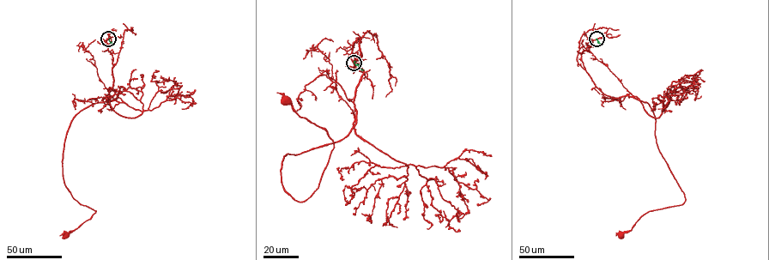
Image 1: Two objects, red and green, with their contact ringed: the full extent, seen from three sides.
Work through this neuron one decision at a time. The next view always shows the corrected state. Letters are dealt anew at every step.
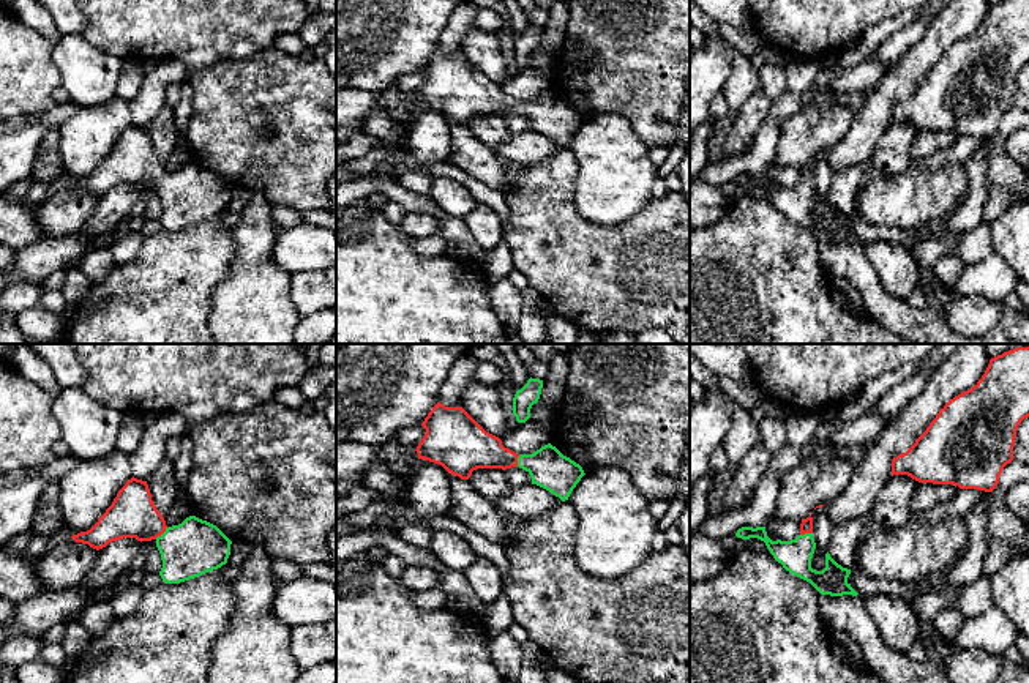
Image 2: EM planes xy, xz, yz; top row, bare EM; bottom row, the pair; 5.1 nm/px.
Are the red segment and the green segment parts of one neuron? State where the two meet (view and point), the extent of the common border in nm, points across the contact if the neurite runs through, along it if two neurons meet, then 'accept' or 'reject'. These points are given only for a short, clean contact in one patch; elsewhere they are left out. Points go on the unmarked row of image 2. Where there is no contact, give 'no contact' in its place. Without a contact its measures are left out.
meets red in xy at (161, 180); contact 90 nm long; runs through xy (133, 161), (161, 180), (183, 194), (193, 194); accept

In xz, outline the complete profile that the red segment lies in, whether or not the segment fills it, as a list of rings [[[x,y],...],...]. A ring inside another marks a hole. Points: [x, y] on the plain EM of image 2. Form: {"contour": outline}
{"contour": [[[437,49],[421,73],[425,84],[417,93],[418,106],[442,112],[448,120],[469,126],[477,115],[526,117],[537,131],[562,148],[586,121],[582,114],[551,90],[532,101],[518,103],[502,87],[486,79],[462,54]]]}

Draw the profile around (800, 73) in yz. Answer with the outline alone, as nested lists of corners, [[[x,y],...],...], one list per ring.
[[[789,57],[784,74],[788,79],[788,91],[794,93],[803,101],[803,110],[806,107],[830,107],[832,104],[844,104],[854,112],[860,112],[865,103],[870,99],[871,90],[854,91],[854,93],[833,93],[833,91],[816,91],[814,82],[819,73],[818,62]]]

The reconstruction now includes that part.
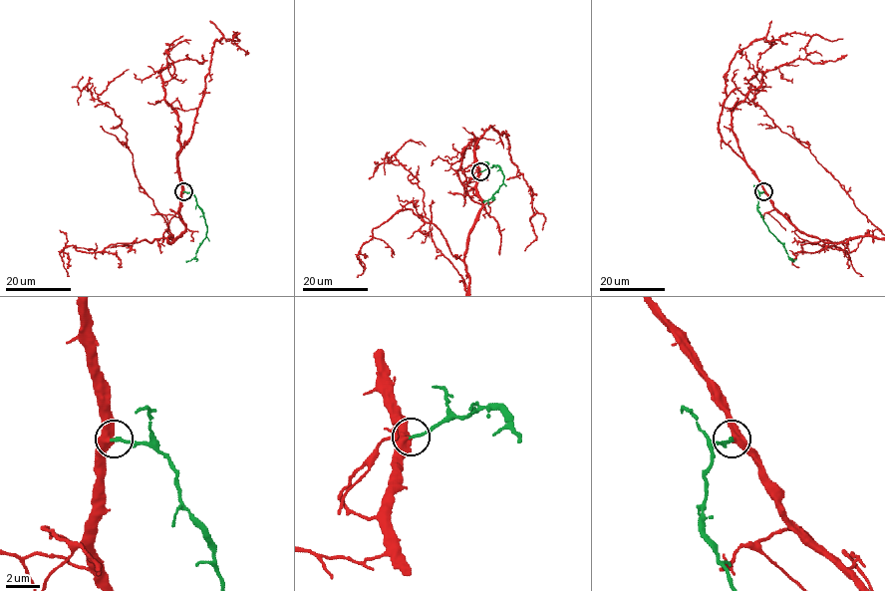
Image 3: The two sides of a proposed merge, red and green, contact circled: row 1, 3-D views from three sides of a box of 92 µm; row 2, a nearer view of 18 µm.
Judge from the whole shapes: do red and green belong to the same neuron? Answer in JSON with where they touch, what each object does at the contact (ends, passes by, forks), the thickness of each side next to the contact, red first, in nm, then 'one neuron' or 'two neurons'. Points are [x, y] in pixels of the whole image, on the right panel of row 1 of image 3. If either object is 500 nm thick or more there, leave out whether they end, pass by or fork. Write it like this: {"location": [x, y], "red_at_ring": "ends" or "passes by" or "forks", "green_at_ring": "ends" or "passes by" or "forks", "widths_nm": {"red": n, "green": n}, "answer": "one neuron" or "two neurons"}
{"location": [763, 191], "red_at_ring": "passes by", "green_at_ring": "ends", "widths_nm": {"red": 280, "green": 180}, "answer": "one neuron"}

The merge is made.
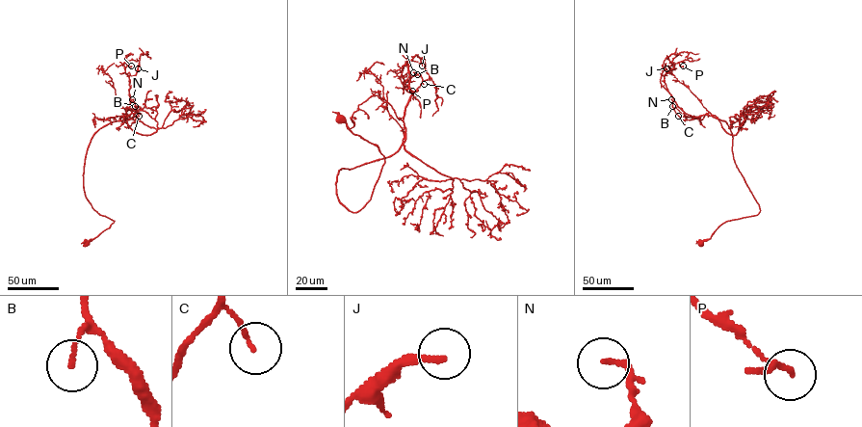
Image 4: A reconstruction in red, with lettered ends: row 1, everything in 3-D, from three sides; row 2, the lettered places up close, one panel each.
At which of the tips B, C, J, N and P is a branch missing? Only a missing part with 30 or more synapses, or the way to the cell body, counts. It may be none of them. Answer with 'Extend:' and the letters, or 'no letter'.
Extend: J

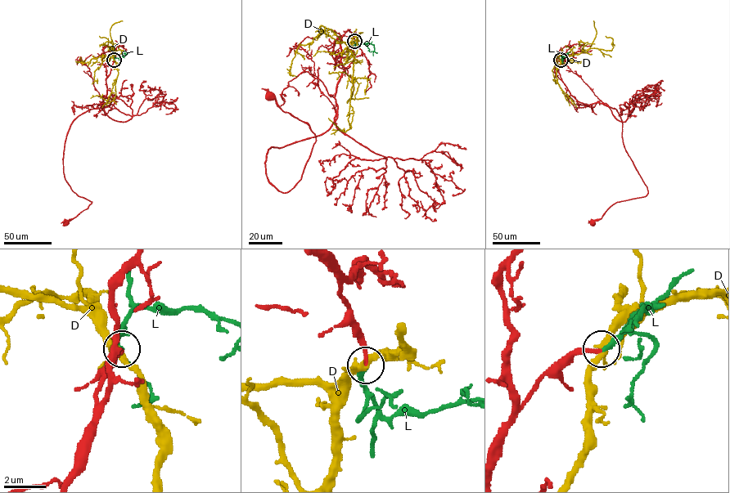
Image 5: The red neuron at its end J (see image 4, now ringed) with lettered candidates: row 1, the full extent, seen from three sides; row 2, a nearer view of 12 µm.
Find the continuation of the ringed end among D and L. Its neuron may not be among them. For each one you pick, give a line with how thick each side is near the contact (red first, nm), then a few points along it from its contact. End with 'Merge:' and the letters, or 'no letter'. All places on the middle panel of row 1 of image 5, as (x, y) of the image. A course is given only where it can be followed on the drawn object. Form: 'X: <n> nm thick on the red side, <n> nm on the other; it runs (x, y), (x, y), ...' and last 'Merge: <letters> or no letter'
L: 200 nm thick on the red side, 220 nm on the other; it runs (354, 41), (356, 45), (371, 43), (376, 53)
Merge: L

